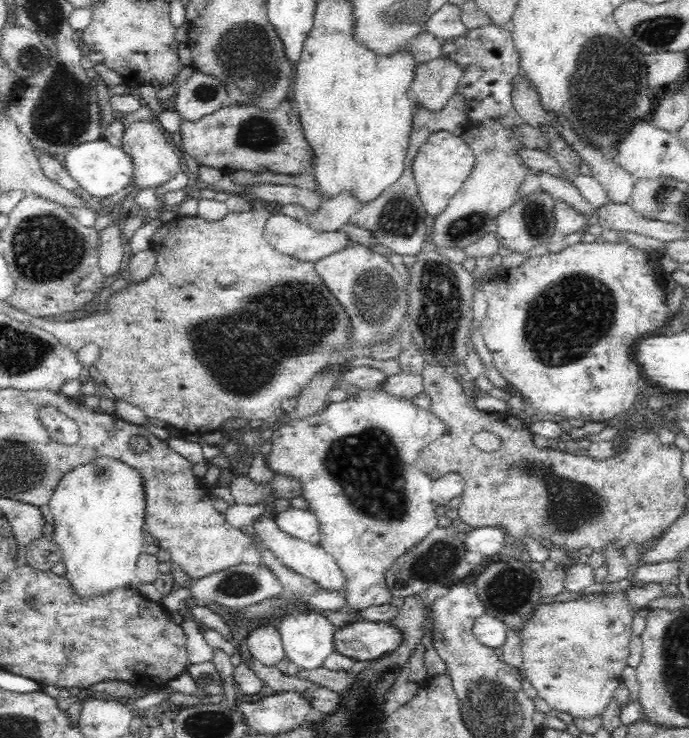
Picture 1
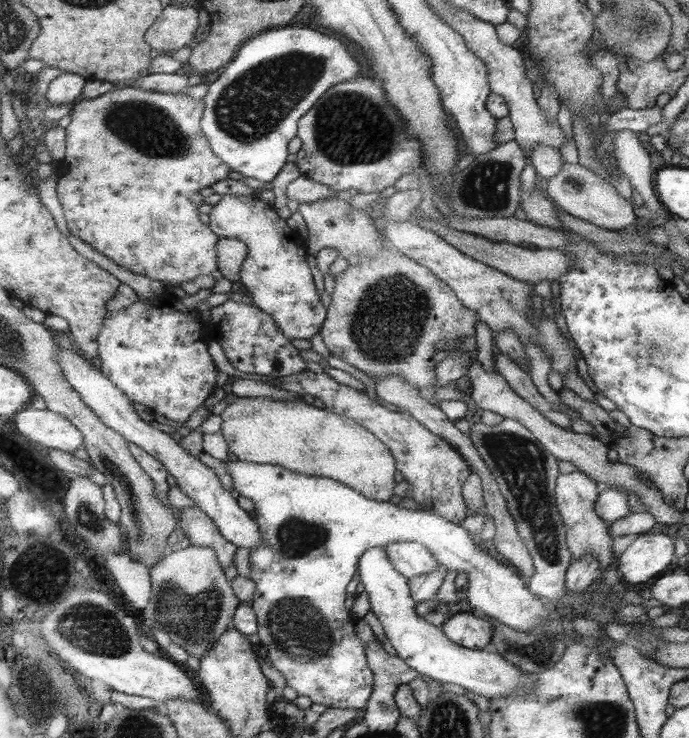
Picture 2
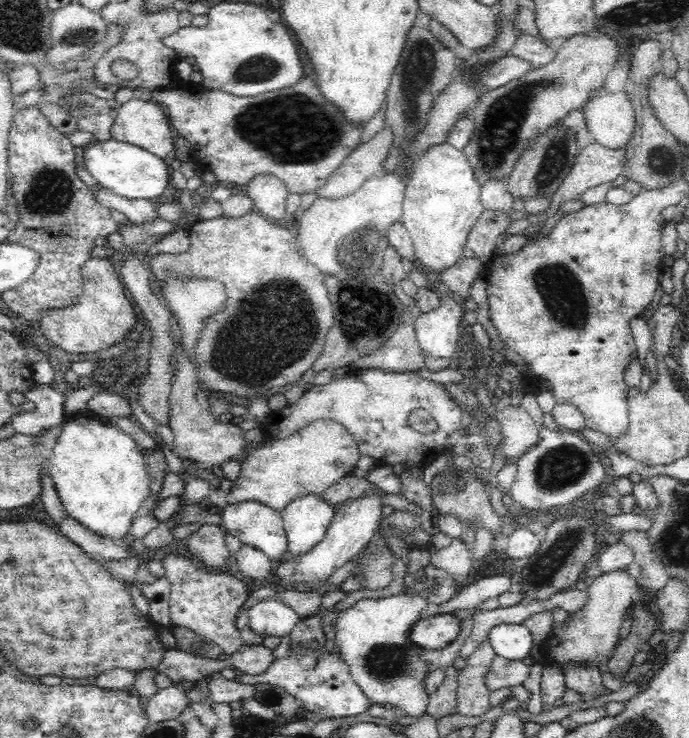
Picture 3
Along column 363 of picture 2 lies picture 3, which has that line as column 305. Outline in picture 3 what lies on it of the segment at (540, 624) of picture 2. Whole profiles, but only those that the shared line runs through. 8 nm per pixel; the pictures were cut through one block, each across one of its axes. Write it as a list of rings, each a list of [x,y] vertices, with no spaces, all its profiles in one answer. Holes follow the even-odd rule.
[[[306,494],[294,498],[282,510],[284,532],[288,536],[286,554],[292,554],[292,560],[308,556],[312,548],[316,548],[324,540],[336,516],[336,510],[338,508],[324,502],[320,494]],[[296,642],[290,644],[290,650],[286,656],[276,658],[268,664],[268,668],[260,674],[250,674],[250,676],[236,676],[234,682],[238,684],[268,684],[286,690],[292,698],[298,698],[308,714],[316,720],[330,720],[334,718],[344,718],[344,716],[356,716],[362,712],[370,710],[370,702],[366,696],[360,692],[356,686],[350,666],[342,656],[336,652],[328,652],[326,642]]]

